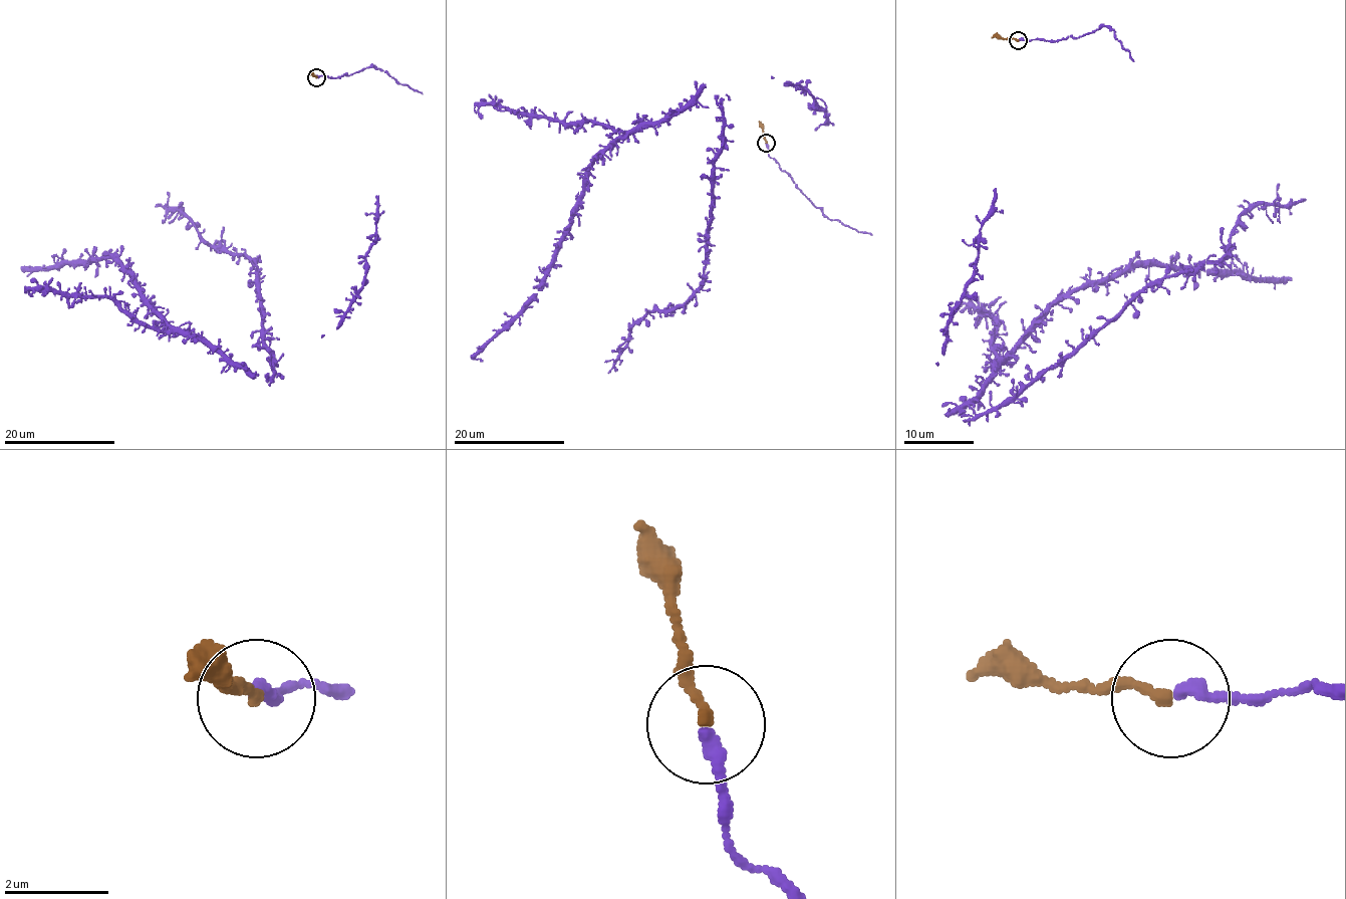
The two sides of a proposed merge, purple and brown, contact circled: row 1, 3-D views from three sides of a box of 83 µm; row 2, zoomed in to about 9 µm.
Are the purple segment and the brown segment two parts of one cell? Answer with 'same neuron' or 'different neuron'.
same neuron

